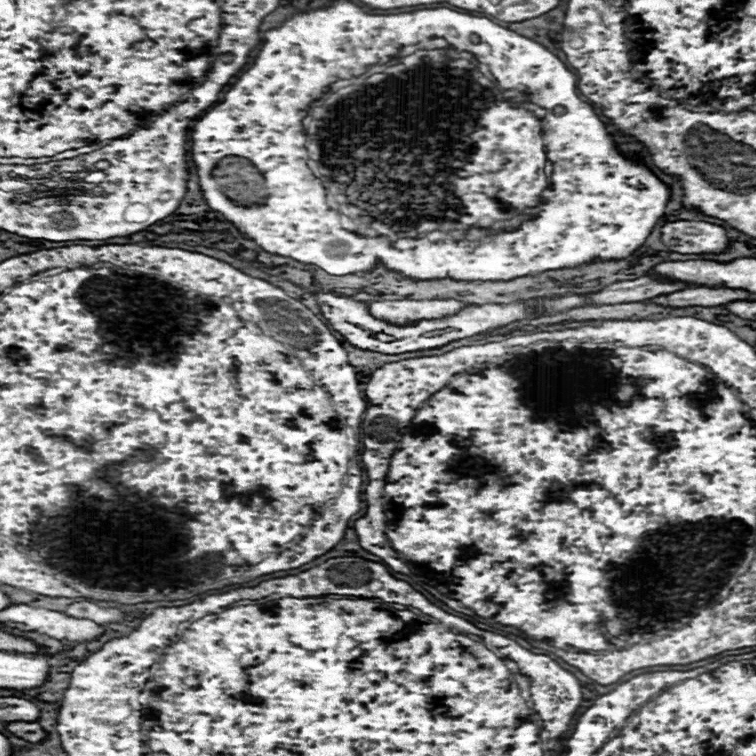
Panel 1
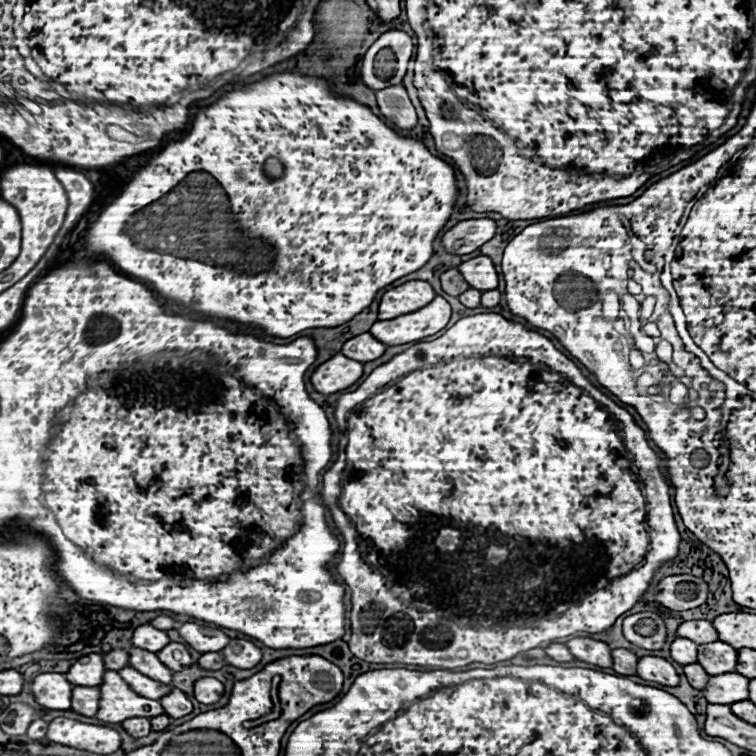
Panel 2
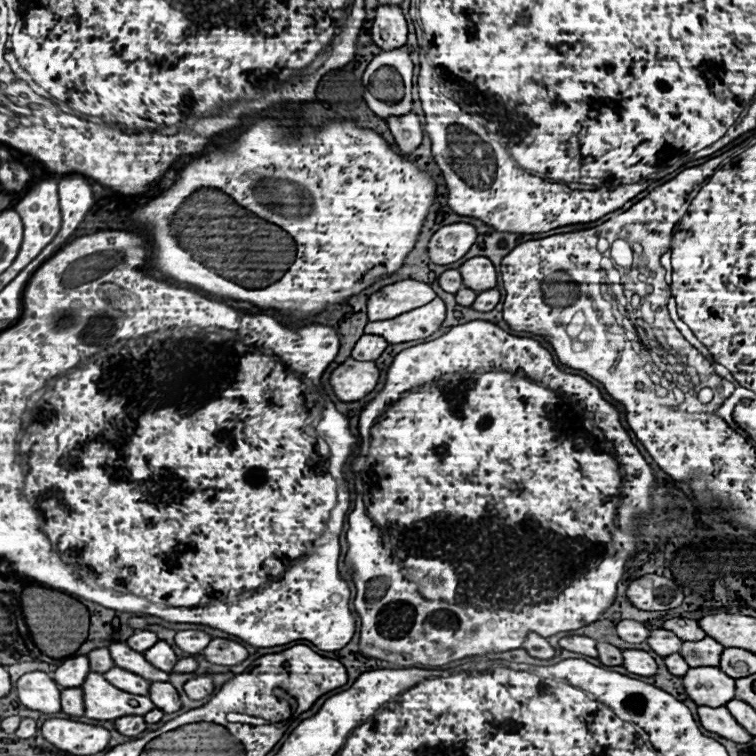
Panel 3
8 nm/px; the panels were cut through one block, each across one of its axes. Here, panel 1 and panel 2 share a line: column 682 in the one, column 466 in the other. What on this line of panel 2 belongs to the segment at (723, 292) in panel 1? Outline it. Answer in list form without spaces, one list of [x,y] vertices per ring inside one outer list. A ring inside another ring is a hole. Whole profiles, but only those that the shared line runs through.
[[[468,288],[466,292],[462,292],[460,296],[458,296],[458,300],[464,304],[464,306],[468,306],[468,308],[476,308],[476,306],[480,306],[480,290],[474,290],[474,288]]]

